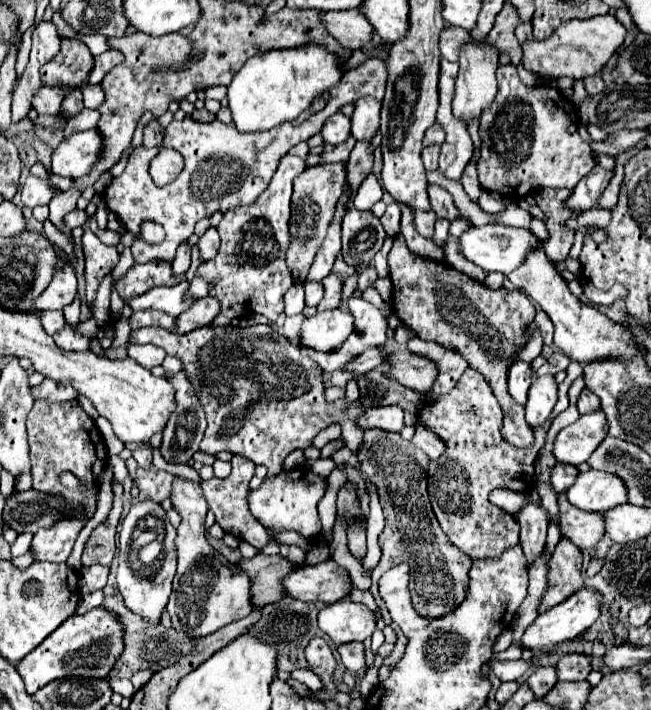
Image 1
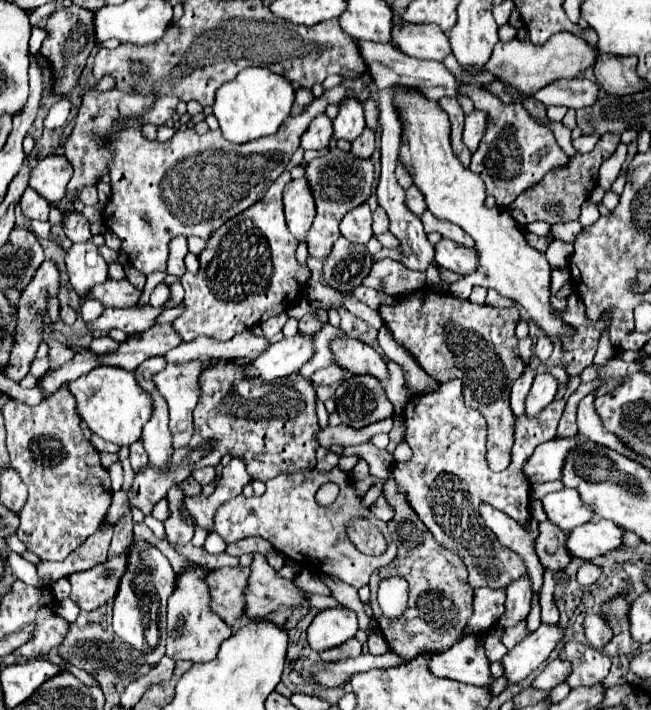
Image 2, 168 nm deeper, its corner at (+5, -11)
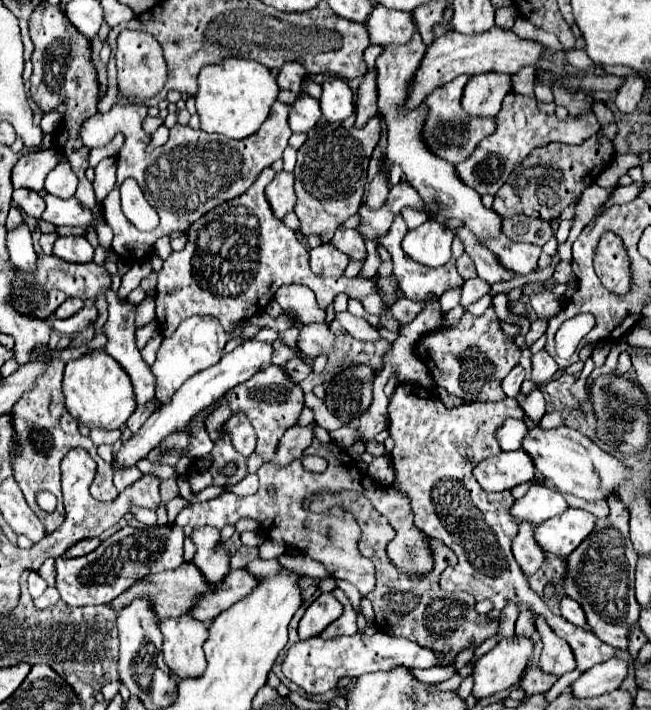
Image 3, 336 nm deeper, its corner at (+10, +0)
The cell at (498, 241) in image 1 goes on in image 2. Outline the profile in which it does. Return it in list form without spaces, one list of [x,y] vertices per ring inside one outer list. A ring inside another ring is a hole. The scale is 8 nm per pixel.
[[[440,239],[434,245],[434,261],[442,269],[458,275],[470,275],[478,267],[478,251],[470,251],[450,239]]]

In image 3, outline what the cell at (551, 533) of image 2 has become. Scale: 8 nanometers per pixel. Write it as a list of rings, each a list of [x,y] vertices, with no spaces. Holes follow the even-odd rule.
[[[523,522],[519,526],[519,534],[513,540],[513,556],[521,564],[525,576],[535,574],[547,560],[547,554],[543,554],[541,548],[537,548],[537,540],[533,540],[533,532],[535,532],[533,524]]]

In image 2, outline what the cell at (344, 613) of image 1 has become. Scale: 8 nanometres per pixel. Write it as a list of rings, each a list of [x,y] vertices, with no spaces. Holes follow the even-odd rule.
[[[332,607],[320,611],[308,627],[308,645],[314,651],[326,651],[338,643],[352,639],[358,631],[356,613],[346,607]]]

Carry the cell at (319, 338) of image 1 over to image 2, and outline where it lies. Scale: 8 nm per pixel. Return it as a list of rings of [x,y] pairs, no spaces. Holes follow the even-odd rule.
[[[294,335],[272,343],[270,349],[258,357],[254,357],[244,367],[244,377],[260,379],[264,383],[282,379],[290,373],[296,373],[314,353],[312,339],[304,335]]]

